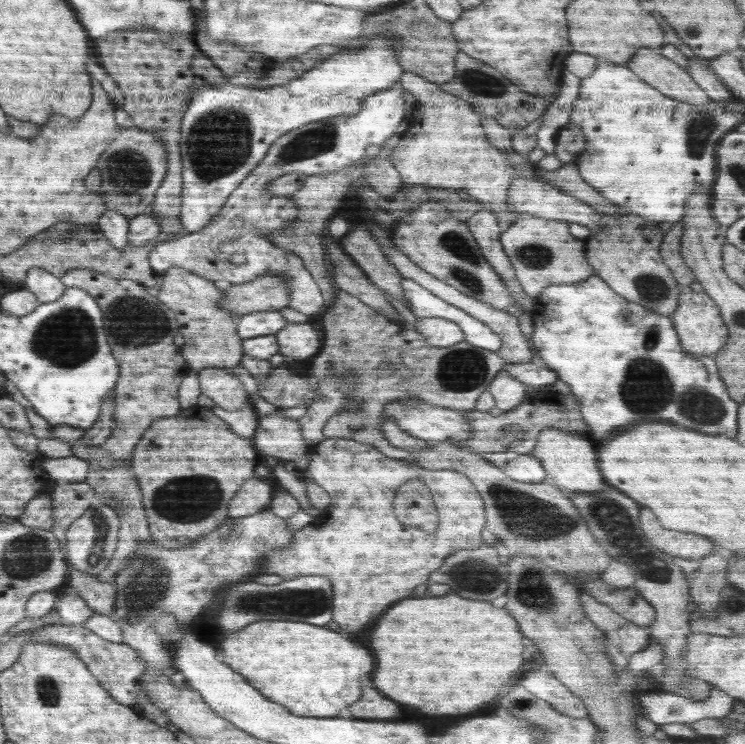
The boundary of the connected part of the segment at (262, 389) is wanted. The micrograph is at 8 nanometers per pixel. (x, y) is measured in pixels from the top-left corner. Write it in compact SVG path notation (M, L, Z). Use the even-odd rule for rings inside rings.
M272 367L268 380L258 384L258 396L282 409L309 404L319 396L318 386L310 386L306 377L295 375L288 367Z

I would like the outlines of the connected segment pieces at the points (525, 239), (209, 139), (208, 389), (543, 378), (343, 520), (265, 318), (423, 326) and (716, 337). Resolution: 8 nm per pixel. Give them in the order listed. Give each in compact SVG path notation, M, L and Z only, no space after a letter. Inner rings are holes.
M524 216L501 232L499 240L523 291L531 297L536 298L549 286L579 283L595 274L586 258L586 243L568 232L566 222Z
M380 29L373 37L366 37L365 43L355 49L344 49L336 55L329 56L313 66L300 78L291 80L285 85L266 87L264 90L254 87L232 86L228 80L220 86L206 83L194 93L187 112L181 121L179 149L183 164L183 189L181 192L181 223L185 232L202 230L216 216L228 197L236 190L242 180L262 162L270 146L275 144L285 133L312 122L331 118L350 118L360 112L362 102L375 92L389 89L394 83L400 83L403 68L399 63L397 51L401 41Z
M216 367L203 368L197 377L201 393L210 397L218 407L233 411L250 402L244 384L233 371Z
M522 361L509 363L505 371L514 376L514 379L530 385L534 388L550 388L557 380L560 380L557 372L547 367L544 361Z
M322 438L321 442L307 447L307 454L310 454L310 461L308 462L307 470L305 470L305 476L310 478L310 480L314 480L322 490L328 492L330 504L326 508L325 514L317 518L315 522L310 523L308 527L301 528L294 533L293 540L291 540L289 546L285 546L281 550L269 552L263 558L263 570L260 570L260 572L264 574L278 574L284 581L308 575L325 576L330 581L330 585L332 585L332 597L334 597L332 600L332 620L342 628L342 632L346 632L346 634L358 634L358 632L362 632L368 624L376 622L380 618L380 614L390 604L406 598L408 594L414 594L414 588L429 582L429 574L433 570L436 570L451 552L478 548L482 545L483 540L480 532L485 528L485 504L479 492L474 488L473 482L465 474L456 470L428 470L427 468L418 466L415 462L410 463L405 460L396 460L395 458L387 457L371 444L362 444L361 442L348 440L347 438ZM415 478L421 478L433 496L436 511L439 516L439 525L437 531L434 533L427 534L426 531L403 529L403 527L399 527L396 523L394 507L392 506L392 496L398 490L401 490L409 480L414 480Z
M260 311L245 314L237 319L236 332L241 339L275 334L287 325L280 311Z
M421 318L415 323L418 331L430 346L446 348L464 341L462 329L454 322L438 318Z
M690 288L683 289L679 295L677 309L670 317L684 352L694 356L712 357L727 343L729 330L722 320L720 309L704 291L696 292Z

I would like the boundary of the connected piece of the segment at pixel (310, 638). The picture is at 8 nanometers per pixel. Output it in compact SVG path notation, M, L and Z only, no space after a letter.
M296 620L254 622L252 624L248 624L246 628L226 633L224 636L226 636L226 638L224 638L224 642L220 642L221 644L219 644L219 658L221 662L242 674L244 678L248 678L248 682L250 682L250 684L258 684L258 676L260 676L260 686L252 686L252 688L258 688L258 692L260 692L262 696L270 698L270 700L274 700L274 702L278 702L278 704L282 704L282 706L286 706L286 708L288 708L288 710L290 710L290 712L295 716L338 716L338 714L340 714L340 710L344 710L346 706L350 706L352 702L356 702L356 700L358 700L358 696L362 696L362 676L364 676L364 674L370 674L370 670L372 670L372 664L370 664L370 652L368 652L366 648L356 646L354 642L350 642L350 640L342 638L340 634L336 634L336 632L332 632L332 630L328 630L328 628L320 628L320 626L307 624L306 622L297 622Z

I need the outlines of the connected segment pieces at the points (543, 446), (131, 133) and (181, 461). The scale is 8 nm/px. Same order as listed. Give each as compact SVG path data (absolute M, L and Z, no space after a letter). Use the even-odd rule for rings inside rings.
M545 428L539 433L531 455L542 463L546 476L552 478L556 486L571 492L598 492L602 486L602 476L600 476L600 470L596 468L595 442L588 438L588 435L578 436L557 428Z
M134 126L122 130L122 135L110 144L97 164L102 177L98 197L105 201L108 210L115 210L128 219L134 218L151 206L158 187L166 177L167 166L166 145L158 137Z
M198 404L191 406L190 408L181 409L176 416L164 417L155 420L145 430L145 433L141 436L141 439L137 442L132 452L131 471L134 473L135 479L138 481L143 504L145 506L147 521L149 524L149 531L151 532L151 538L165 549L181 549L186 545L195 543L196 540L201 539L212 532L219 526L219 523L228 517L227 508L232 497L240 490L243 481L248 480L254 476L254 468L257 466L258 452L255 449L253 441L239 437L234 431L231 431L225 422L218 419L217 416L208 407L200 406Z

